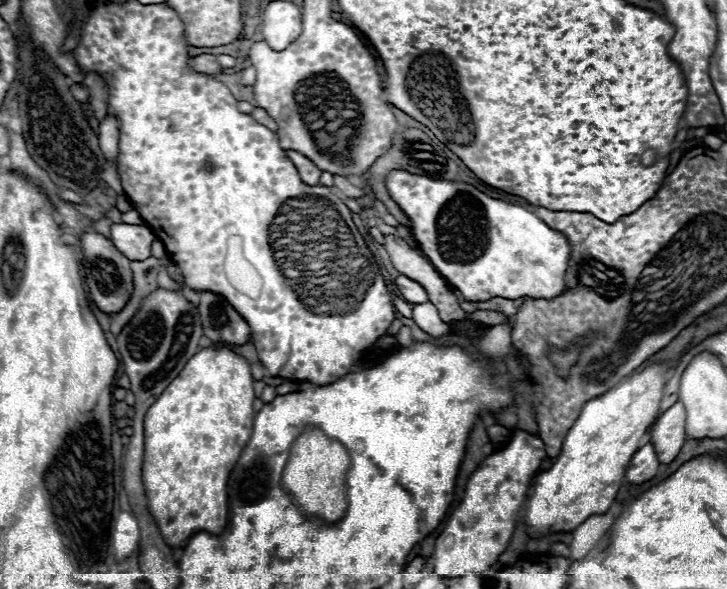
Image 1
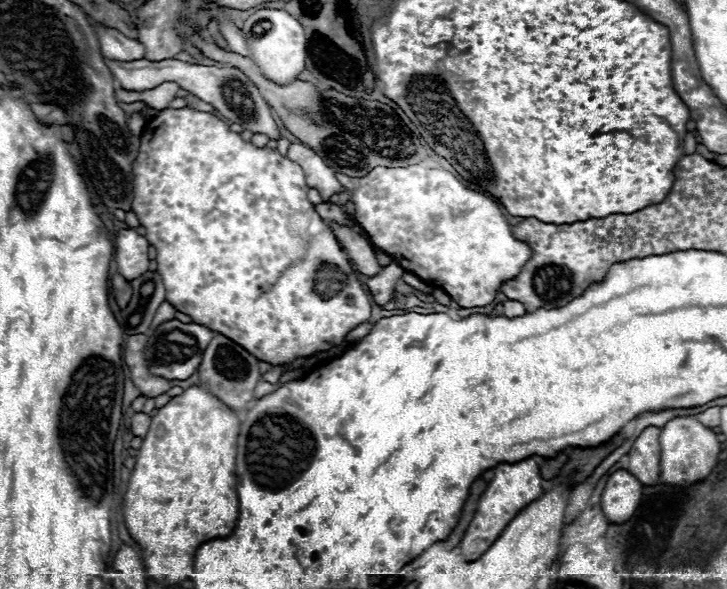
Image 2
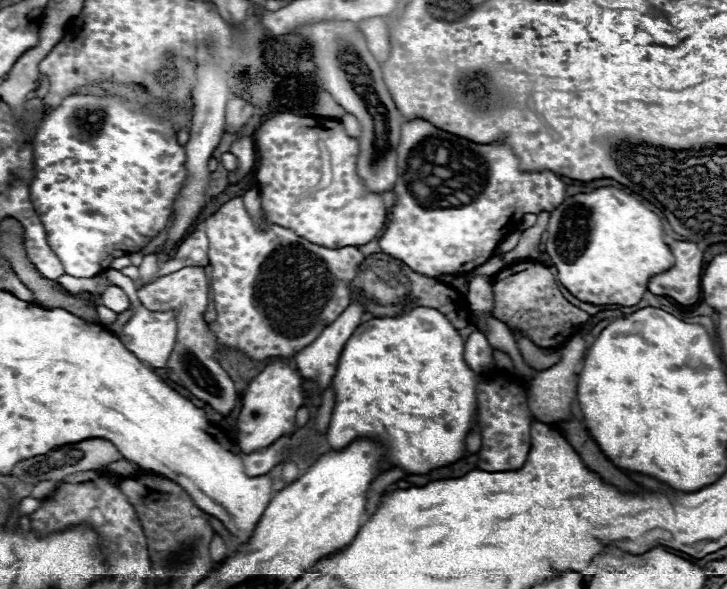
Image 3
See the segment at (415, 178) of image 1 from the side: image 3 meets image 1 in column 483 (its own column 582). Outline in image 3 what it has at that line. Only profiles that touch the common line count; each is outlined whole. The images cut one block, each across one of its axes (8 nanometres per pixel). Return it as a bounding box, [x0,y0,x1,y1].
[546,186,674,306]

